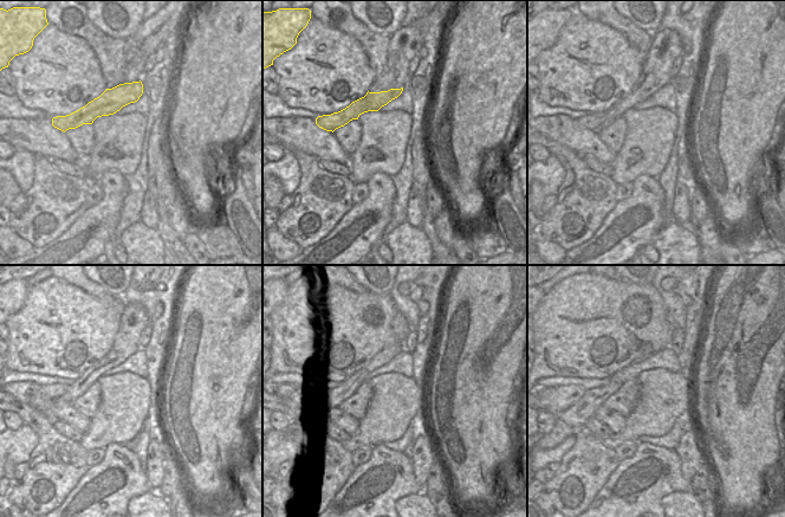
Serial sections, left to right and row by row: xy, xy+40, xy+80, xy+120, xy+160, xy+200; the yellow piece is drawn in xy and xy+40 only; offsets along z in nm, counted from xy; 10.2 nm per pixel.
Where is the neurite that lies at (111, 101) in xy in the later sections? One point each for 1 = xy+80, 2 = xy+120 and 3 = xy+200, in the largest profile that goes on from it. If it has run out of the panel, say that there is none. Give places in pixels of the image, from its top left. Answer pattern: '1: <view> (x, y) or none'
1: xy+80 (592, 121)
2: xy+120 (53, 392)
3: xy+200 (556, 400)

